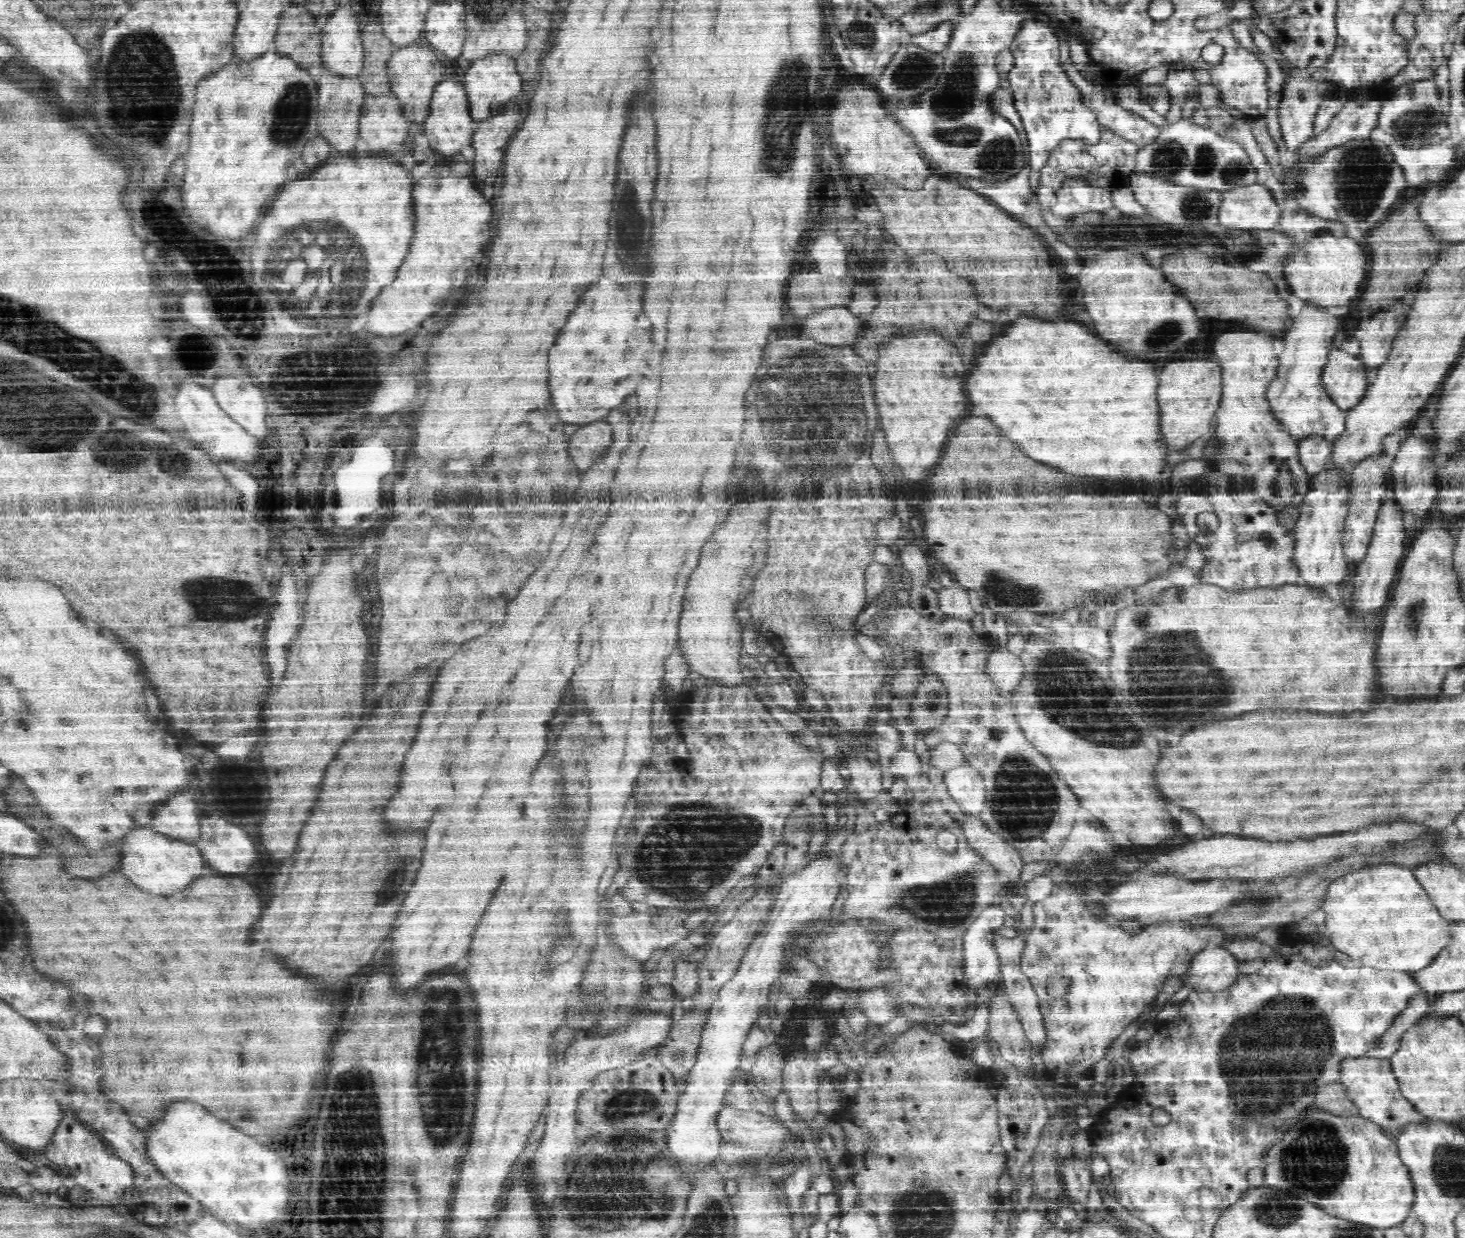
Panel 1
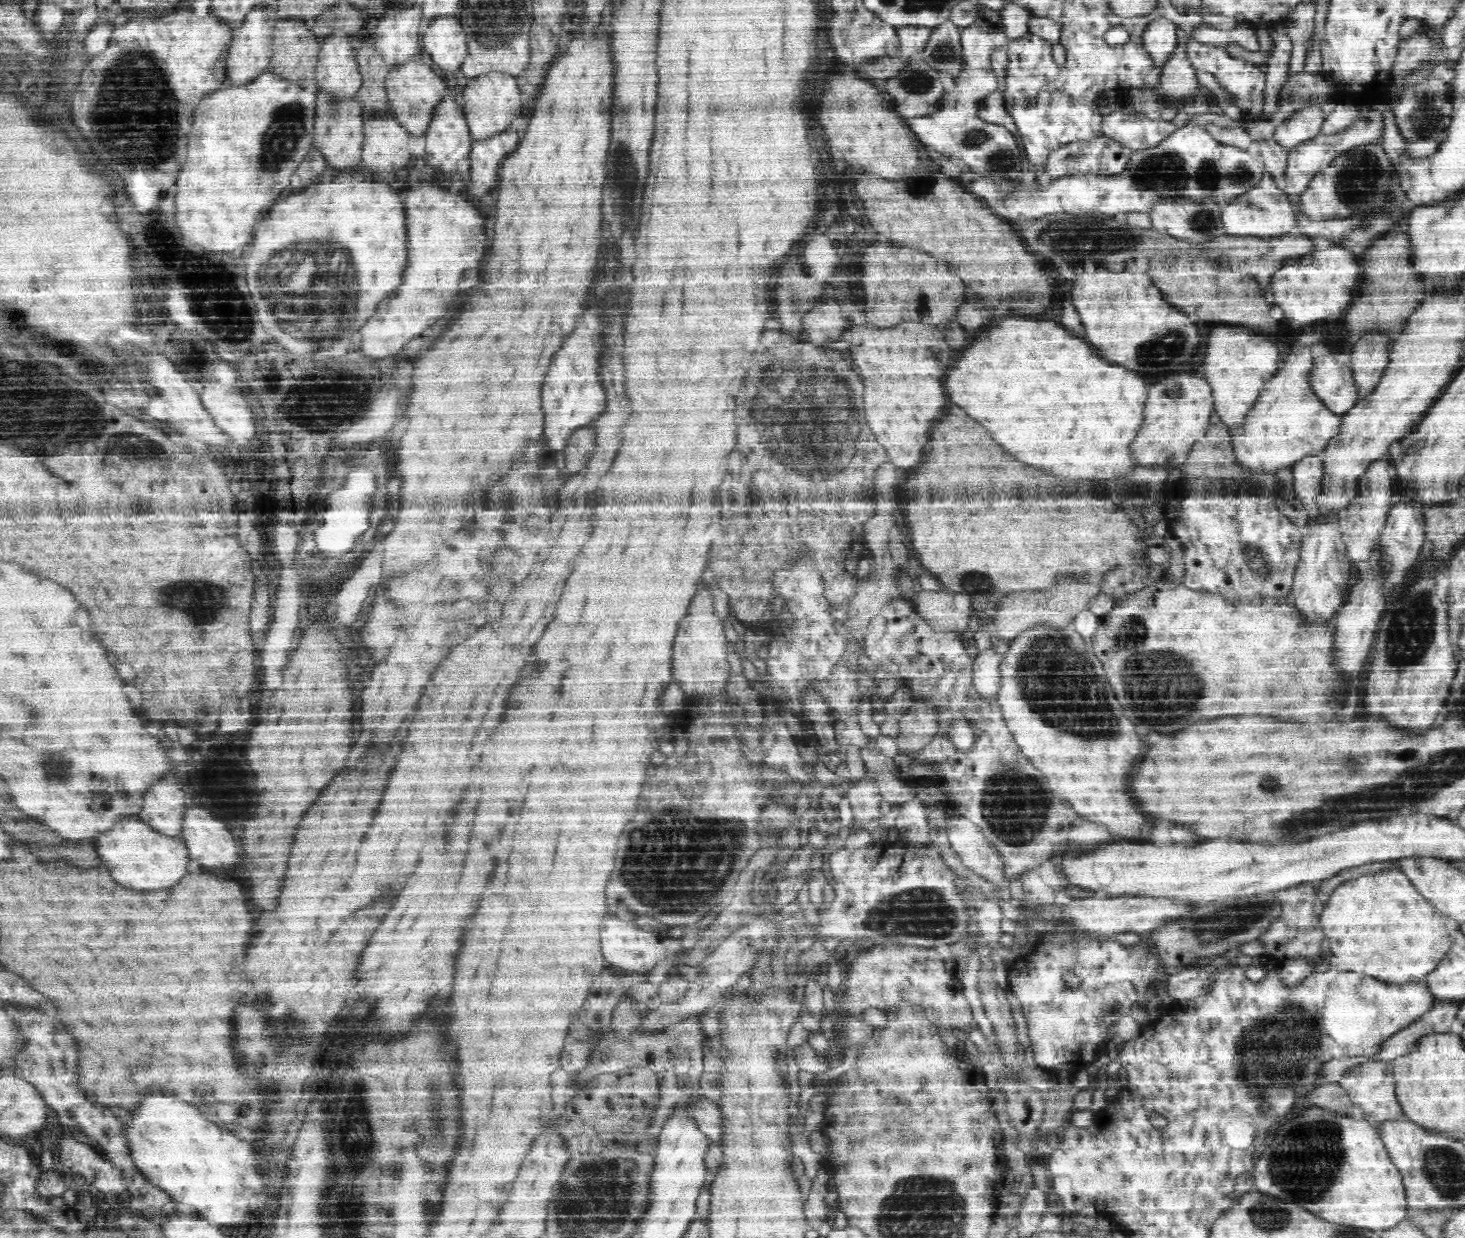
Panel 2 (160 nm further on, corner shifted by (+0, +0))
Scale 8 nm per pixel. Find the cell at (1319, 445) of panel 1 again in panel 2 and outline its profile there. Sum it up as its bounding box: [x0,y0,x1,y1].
[1292,454,1324,501]

